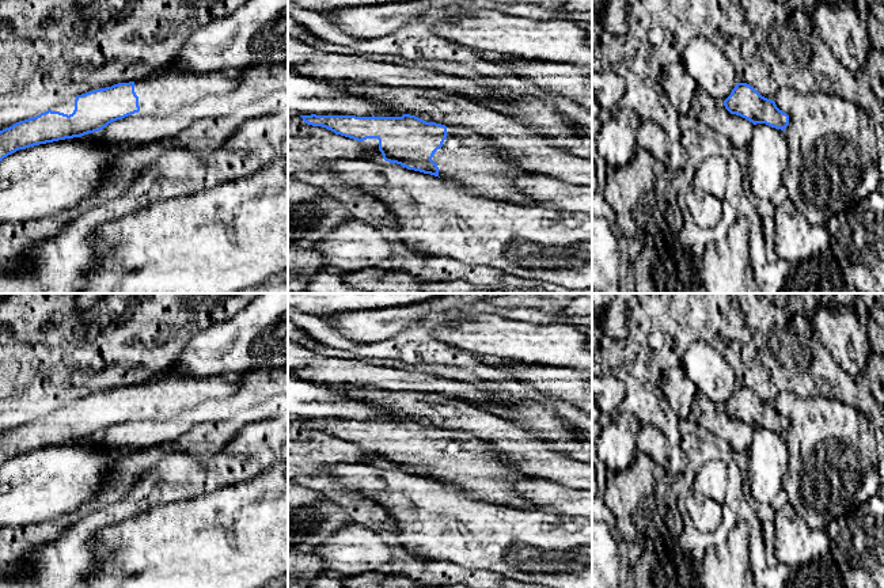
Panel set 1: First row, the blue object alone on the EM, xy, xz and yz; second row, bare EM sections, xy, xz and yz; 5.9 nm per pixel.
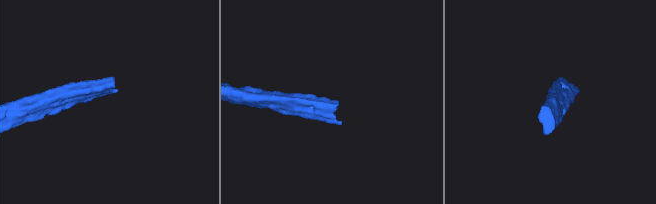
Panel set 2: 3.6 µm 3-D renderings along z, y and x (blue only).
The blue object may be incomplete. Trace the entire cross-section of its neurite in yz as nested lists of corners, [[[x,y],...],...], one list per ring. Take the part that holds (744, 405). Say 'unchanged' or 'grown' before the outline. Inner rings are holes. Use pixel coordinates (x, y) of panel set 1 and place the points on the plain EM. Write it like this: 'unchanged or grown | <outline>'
unchanged | [[[737,387],[724,410],[731,418],[740,420],[754,429],[766,428],[781,435],[789,429],[789,420],[747,387]]]

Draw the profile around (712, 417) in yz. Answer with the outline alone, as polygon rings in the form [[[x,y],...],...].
[[[697,392],[691,416],[698,425],[725,440],[733,452],[748,452],[754,428],[740,420],[731,418],[725,413],[724,406],[718,406]]]

